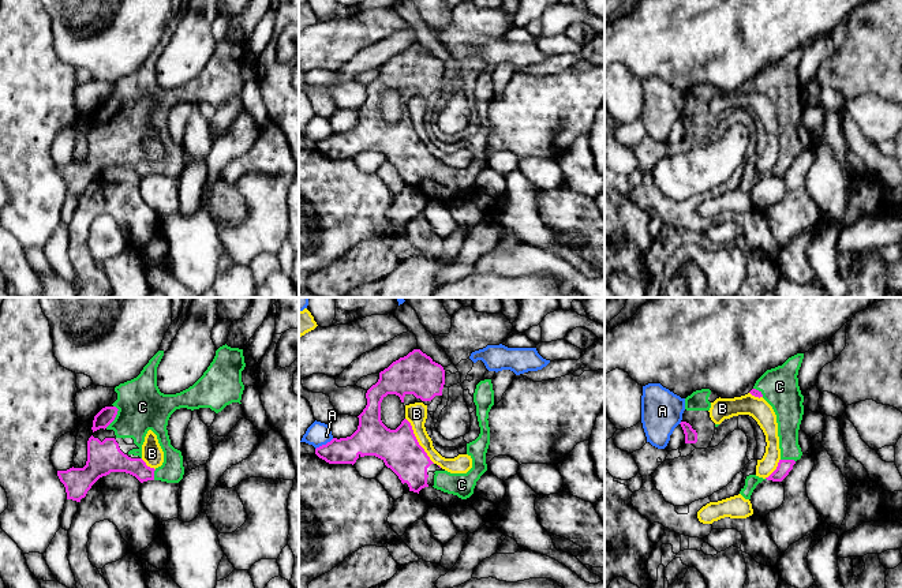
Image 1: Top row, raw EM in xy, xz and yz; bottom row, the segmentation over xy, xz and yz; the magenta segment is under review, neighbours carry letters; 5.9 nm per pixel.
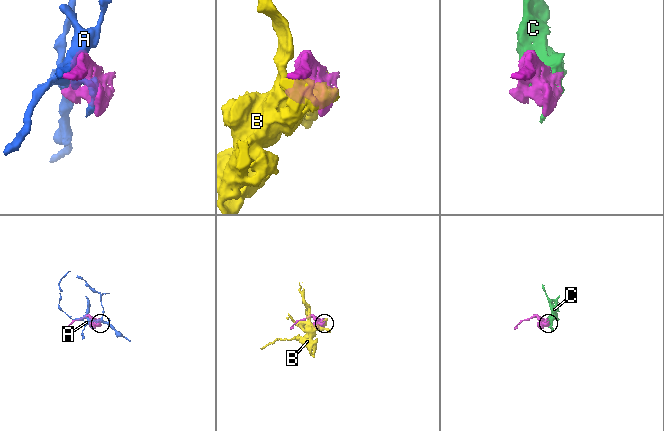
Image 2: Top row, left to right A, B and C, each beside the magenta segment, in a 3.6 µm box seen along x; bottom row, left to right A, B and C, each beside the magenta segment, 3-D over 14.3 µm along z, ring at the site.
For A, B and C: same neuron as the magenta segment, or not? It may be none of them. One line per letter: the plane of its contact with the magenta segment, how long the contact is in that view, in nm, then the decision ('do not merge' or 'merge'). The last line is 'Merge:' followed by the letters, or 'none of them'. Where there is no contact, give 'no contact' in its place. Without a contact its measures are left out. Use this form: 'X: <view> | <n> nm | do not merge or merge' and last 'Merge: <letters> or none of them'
A: xz | 130 nm | do not merge
B: xz | 320 nm | do not merge
C: xy | 150 nm | merge
Merge: C

